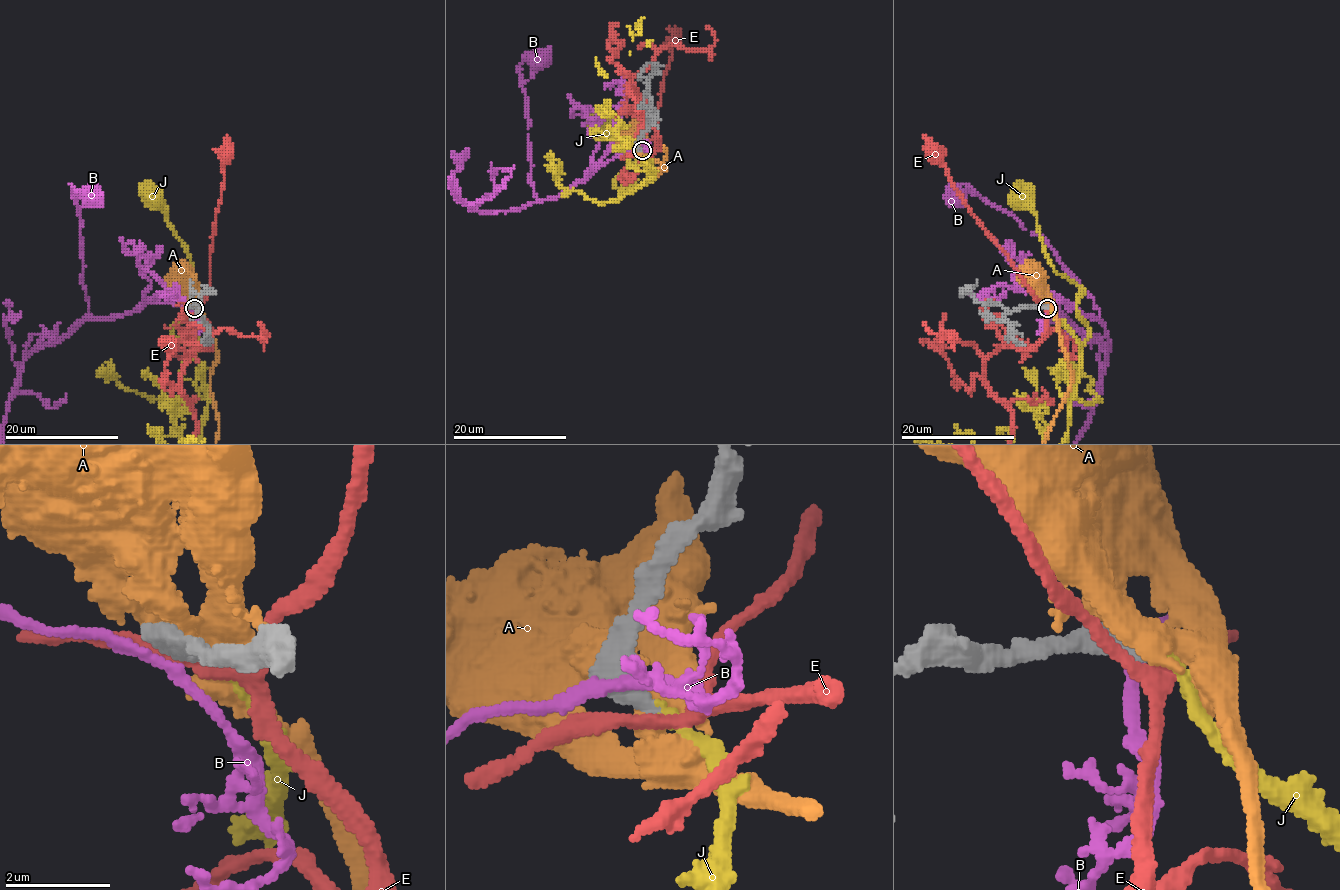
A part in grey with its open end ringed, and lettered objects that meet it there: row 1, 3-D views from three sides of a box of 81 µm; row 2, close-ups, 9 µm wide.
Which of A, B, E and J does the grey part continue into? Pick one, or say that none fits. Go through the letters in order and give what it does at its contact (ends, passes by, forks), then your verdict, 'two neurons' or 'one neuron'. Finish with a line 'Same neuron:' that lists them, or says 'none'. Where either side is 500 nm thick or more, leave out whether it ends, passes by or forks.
A: two neurons
B: two neurons
E: it passes by | two neurons
J: it ends | one neuron
Same neuron: J

